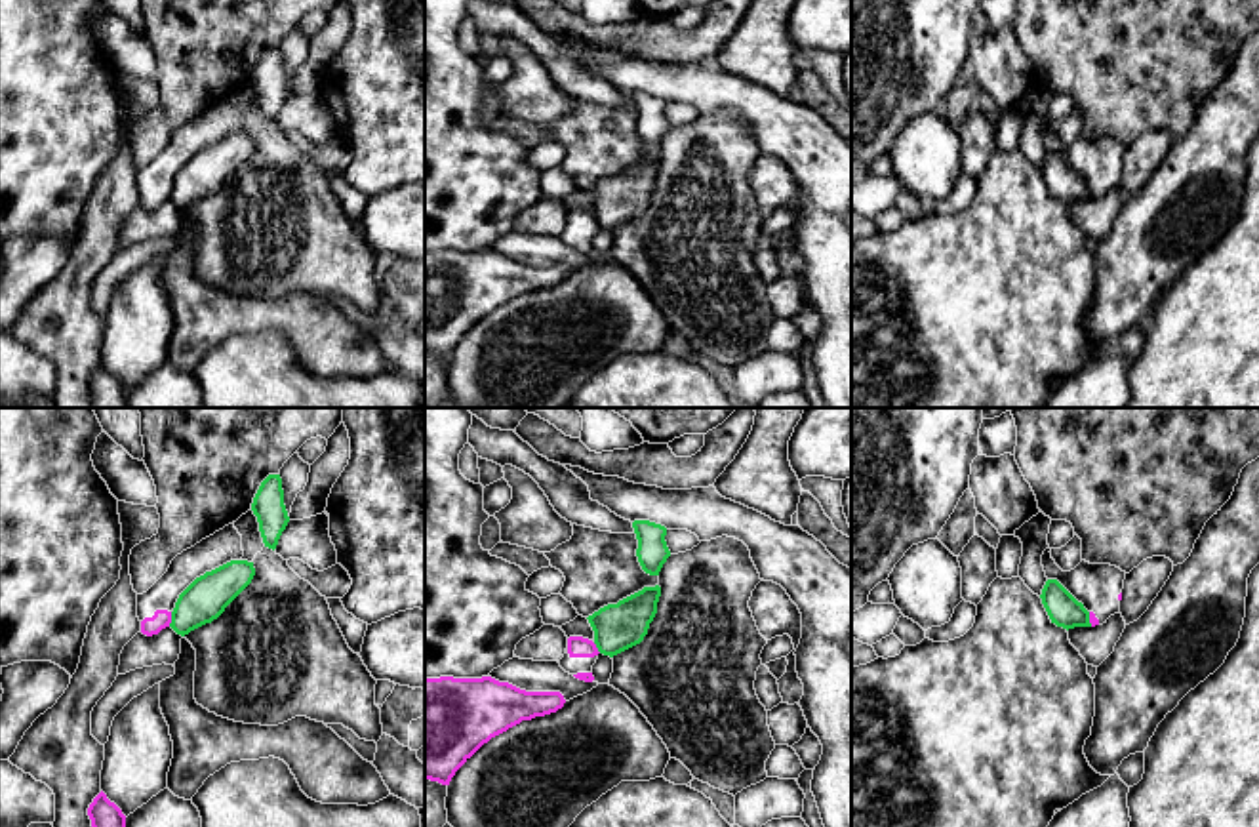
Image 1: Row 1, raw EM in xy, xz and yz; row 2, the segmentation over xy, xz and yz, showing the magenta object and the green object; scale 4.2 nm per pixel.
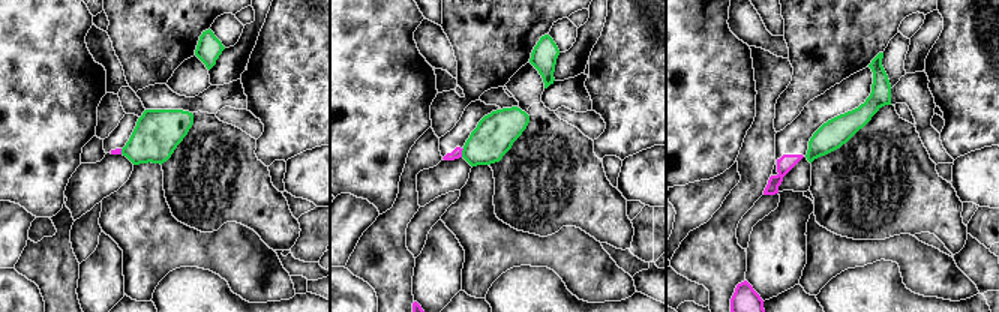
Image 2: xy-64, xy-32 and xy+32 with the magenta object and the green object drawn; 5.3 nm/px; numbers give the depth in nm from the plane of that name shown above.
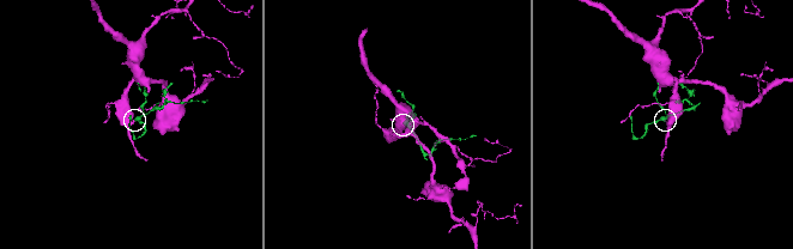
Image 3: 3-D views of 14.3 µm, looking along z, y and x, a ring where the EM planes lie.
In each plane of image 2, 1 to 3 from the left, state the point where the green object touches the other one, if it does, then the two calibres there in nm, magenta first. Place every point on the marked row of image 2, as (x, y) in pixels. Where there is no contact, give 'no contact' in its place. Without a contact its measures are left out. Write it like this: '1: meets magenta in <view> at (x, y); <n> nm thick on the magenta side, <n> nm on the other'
1: meets magenta in xy-64 at (120, 152); 30 nm thick on the magenta side, 260 nm on the other
2: meets magenta in xy-32 at (461, 153); 60 nm thick on the magenta side, 220 nm on the other
3: no contact

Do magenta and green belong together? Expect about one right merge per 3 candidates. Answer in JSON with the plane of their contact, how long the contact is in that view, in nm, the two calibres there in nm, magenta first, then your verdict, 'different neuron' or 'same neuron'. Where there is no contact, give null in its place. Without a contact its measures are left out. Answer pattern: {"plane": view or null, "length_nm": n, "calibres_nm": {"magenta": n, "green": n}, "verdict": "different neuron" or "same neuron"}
{"plane": "xy", "length_nm": 70, "calibres_nm": {"magenta": 80, "green": 180}, "verdict": "different neuron"}

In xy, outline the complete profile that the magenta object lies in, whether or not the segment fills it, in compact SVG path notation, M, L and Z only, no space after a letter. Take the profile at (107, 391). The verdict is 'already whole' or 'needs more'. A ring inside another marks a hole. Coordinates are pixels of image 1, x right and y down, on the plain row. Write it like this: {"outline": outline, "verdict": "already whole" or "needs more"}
{"outline": "M101 364L88 381L93 408L126 408L126 389Z", "verdict": "already whole"}

